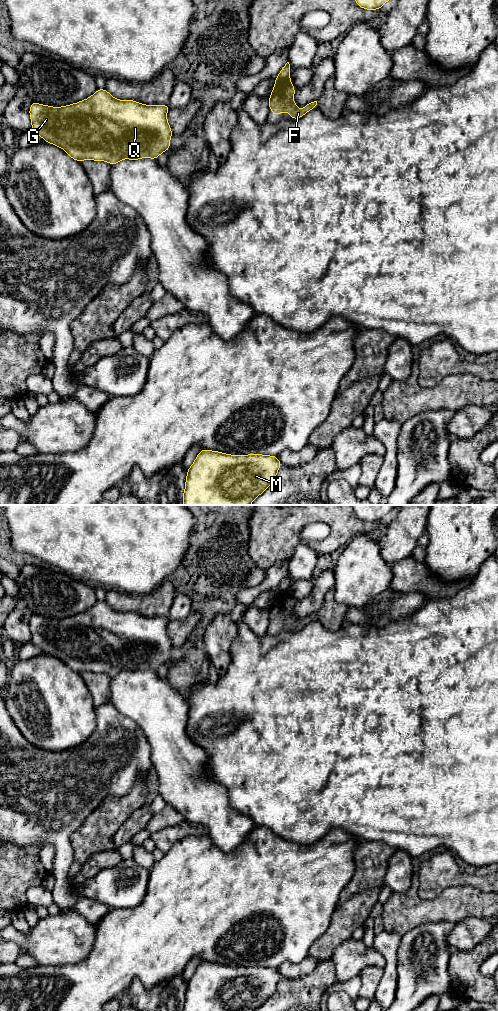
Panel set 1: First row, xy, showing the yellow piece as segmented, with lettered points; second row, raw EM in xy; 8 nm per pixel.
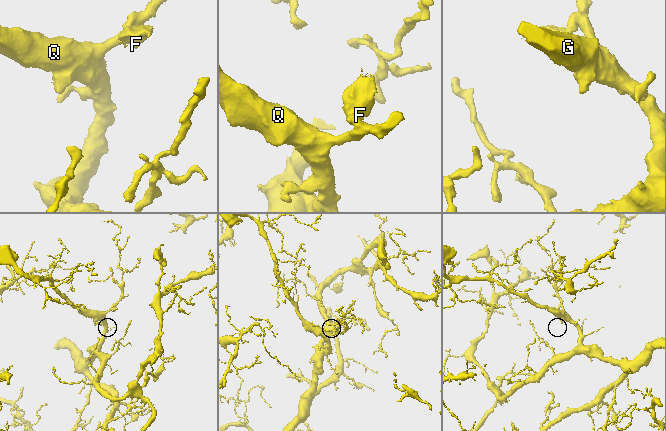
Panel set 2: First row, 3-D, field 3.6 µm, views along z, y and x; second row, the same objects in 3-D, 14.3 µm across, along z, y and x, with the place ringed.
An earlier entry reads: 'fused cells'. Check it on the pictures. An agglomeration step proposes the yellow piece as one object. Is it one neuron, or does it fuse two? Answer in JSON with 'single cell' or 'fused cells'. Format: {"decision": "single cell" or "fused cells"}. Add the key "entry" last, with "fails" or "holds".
{"decision": "fused cells", "entry": "holds"}

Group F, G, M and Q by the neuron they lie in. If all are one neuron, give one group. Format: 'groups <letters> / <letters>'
groups F / G M Q

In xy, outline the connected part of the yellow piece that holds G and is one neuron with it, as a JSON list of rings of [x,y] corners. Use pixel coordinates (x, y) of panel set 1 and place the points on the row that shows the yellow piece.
[[[98,89],[89,98],[62,107],[52,107],[52,106],[47,106],[47,105],[32,102],[30,106],[29,114],[32,123],[31,130],[37,135],[41,136],[44,139],[44,141],[62,148],[72,159],[79,162],[83,160],[106,161],[111,165],[115,165],[116,163],[118,163],[123,159],[130,159],[130,160],[138,160],[141,158],[157,159],[161,153],[170,149],[170,138],[172,137],[173,133],[167,120],[167,111],[169,109],[170,107],[168,105],[145,105],[133,100],[118,100],[114,98],[112,95],[110,95],[107,90]]]

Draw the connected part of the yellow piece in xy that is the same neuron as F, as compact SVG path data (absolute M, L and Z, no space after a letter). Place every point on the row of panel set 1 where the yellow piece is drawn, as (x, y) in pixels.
M281 80L275 83L269 97L269 109L275 116L288 112L293 119L299 119L317 105L317 101L308 103L304 109L298 109L294 102L295 88L290 80Z

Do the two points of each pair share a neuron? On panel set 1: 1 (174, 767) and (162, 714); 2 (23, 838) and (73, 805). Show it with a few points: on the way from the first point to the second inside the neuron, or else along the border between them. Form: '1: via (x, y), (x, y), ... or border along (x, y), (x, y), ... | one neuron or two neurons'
1: via (173, 754), (165, 727) | one neuron
2: via (35, 826), (56, 805), (61, 805) | one neuron

